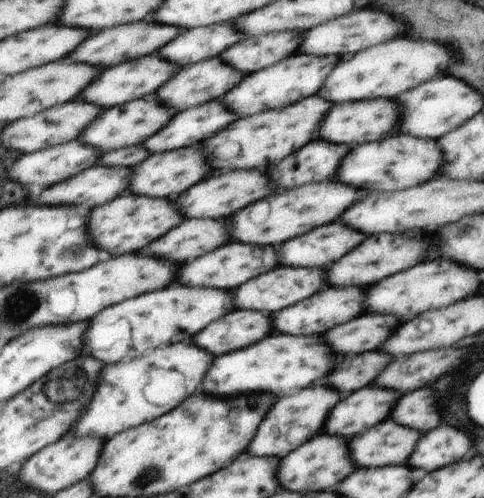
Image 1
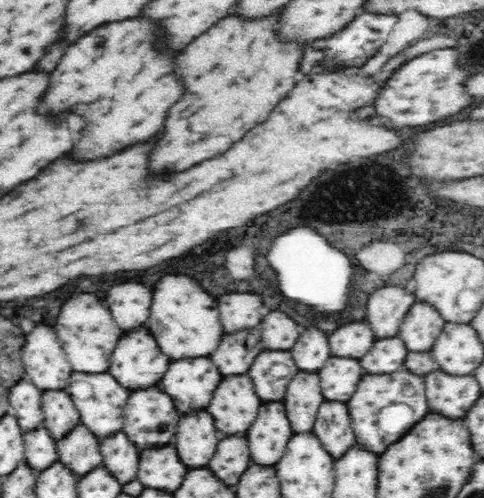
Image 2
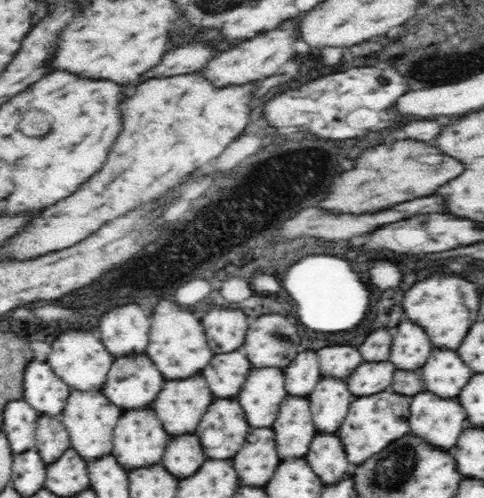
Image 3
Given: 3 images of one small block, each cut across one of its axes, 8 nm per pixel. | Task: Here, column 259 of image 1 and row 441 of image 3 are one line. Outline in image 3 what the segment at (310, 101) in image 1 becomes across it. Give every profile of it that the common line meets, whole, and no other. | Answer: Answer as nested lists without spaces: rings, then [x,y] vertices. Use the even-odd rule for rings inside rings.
[[[130,410],[116,424],[112,456],[116,456],[124,468],[156,464],[170,438],[154,410]]]

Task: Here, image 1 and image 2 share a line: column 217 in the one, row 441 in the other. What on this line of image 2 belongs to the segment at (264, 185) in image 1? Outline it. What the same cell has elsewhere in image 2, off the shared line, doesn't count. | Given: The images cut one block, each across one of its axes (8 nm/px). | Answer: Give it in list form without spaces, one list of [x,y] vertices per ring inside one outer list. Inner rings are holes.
[[[208,412],[186,414],[176,432],[176,450],[180,452],[180,460],[190,468],[200,468],[200,464],[208,464],[218,446],[218,432],[214,426],[214,418]]]

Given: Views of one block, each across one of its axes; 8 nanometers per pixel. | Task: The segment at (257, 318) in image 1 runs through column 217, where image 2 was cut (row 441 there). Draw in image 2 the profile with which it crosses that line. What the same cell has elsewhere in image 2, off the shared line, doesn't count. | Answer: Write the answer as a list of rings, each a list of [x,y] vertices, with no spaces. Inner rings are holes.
[[[324,402],[320,406],[314,432],[332,456],[344,456],[344,452],[348,452],[348,448],[356,442],[348,402]]]

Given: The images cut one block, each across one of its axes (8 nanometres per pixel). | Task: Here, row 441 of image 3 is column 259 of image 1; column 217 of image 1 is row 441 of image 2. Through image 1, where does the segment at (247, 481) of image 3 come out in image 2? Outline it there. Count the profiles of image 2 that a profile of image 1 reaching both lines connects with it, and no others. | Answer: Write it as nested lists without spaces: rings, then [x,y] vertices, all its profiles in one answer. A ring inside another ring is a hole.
[[[282,402],[264,404],[248,430],[248,444],[256,464],[276,464],[292,436],[290,420]]]

